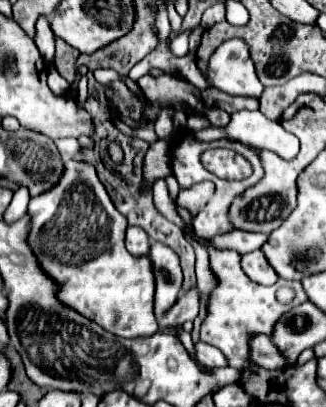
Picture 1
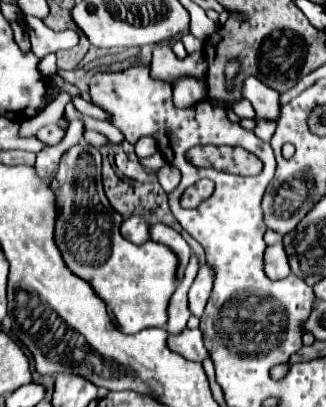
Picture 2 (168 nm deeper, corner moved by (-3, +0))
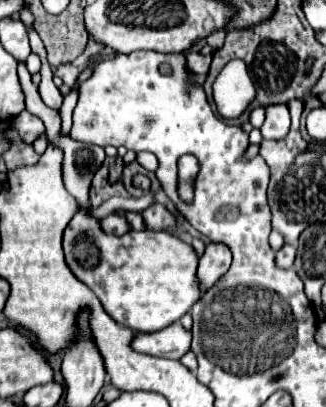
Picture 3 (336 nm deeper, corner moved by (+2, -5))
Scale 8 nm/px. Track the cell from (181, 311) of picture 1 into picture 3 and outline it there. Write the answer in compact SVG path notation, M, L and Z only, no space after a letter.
M207 244L205 254L199 260L197 266L197 282L199 290L205 292L211 288L231 266L231 252L223 244Z

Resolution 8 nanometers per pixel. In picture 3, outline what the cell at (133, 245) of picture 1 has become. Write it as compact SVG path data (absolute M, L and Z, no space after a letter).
M109 214L107 218L101 220L101 226L107 234L115 234L115 236L123 236L131 230L131 226L127 224L127 218L119 216L119 214Z

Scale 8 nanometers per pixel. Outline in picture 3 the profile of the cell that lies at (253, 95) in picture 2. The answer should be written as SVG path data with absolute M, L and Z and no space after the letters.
M285 104L265 106L265 122L261 126L261 134L265 140L281 140L287 136L291 126L289 110Z

